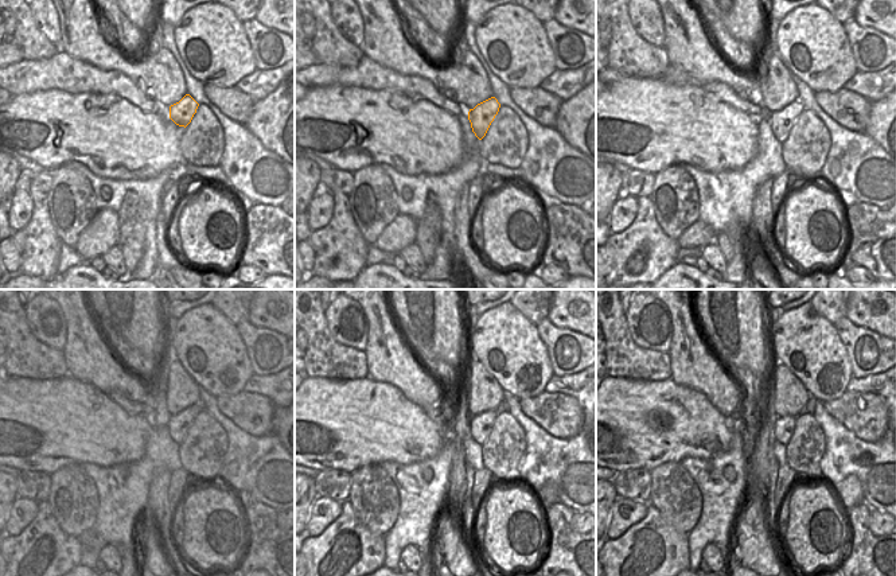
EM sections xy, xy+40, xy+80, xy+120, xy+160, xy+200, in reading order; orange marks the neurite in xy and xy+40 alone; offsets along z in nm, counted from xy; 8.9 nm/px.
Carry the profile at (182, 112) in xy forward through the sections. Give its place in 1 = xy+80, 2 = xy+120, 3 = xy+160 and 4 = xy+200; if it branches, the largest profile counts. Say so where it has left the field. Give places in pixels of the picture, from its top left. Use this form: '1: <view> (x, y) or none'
1: xy+80 (780, 121)
2: xy+120 (179, 423)
3: xy+160 (482, 424)
4: xy+200 (783, 428)

